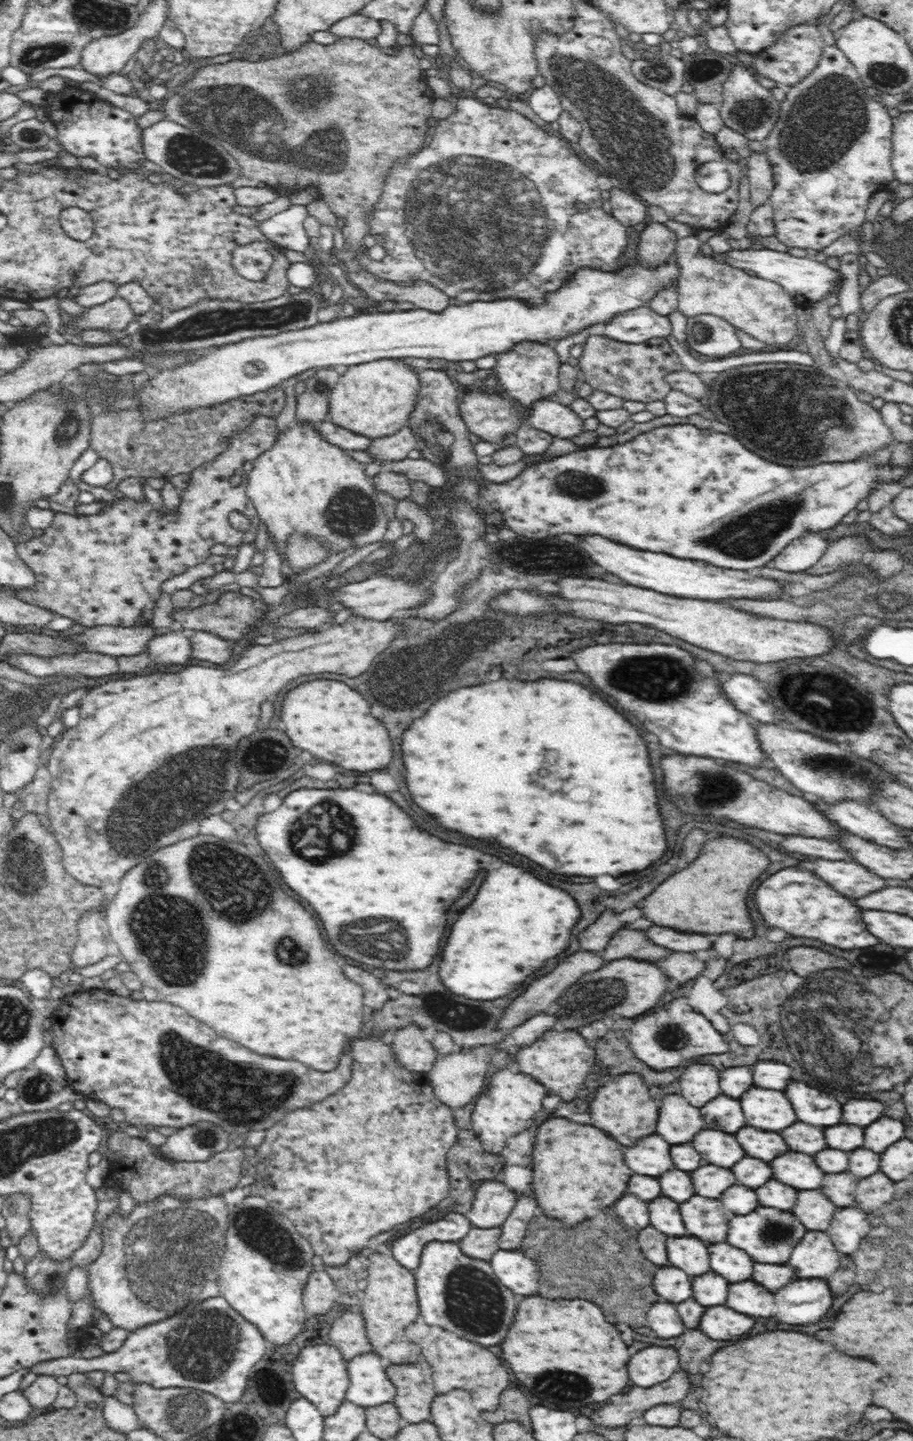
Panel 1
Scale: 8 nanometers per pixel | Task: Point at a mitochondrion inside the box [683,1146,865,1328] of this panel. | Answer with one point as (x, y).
(785, 1230)

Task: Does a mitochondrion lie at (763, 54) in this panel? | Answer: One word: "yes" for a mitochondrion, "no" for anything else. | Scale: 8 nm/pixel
no

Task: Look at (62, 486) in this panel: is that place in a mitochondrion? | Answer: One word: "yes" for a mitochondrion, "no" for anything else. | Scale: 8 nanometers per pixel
no

